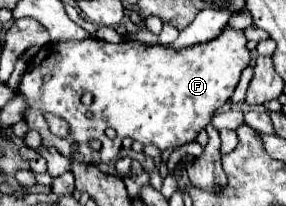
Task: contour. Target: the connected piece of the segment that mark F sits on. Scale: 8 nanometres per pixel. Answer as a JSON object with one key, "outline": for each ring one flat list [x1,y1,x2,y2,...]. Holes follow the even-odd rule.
{"outline":[[226,27,216,39,194,45,188,49,172,49,164,45,144,45,138,41,122,41,122,43,108,43,102,39,82,39,82,41,62,41,62,43,48,43,44,45,32,61,28,61,28,71,22,75,22,81,18,85,18,93,24,95,28,109,24,111,24,121,30,131,38,131,42,137,42,147,56,147,60,155,84,161,88,165,100,165,100,163,112,163,118,161,122,151,122,139,132,137,134,141,140,141,142,145,154,145,160,151,180,147,188,141,192,141,214,115,216,109,220,109,230,95,234,93,242,69,246,69,250,63,250,51,246,49,246,37,242,31,234,31],[42,77,50,77,48,83,42,83],[90,91,94,95,92,105,82,103,82,93],[44,113,52,113,56,117,62,117,68,123,68,135,56,137,50,131,50,125,44,117],[112,127,116,131,116,139,106,137,106,129],[98,139,102,143,100,151,94,151,90,147,90,141],[78,141,80,149,72,151,70,143]]}

